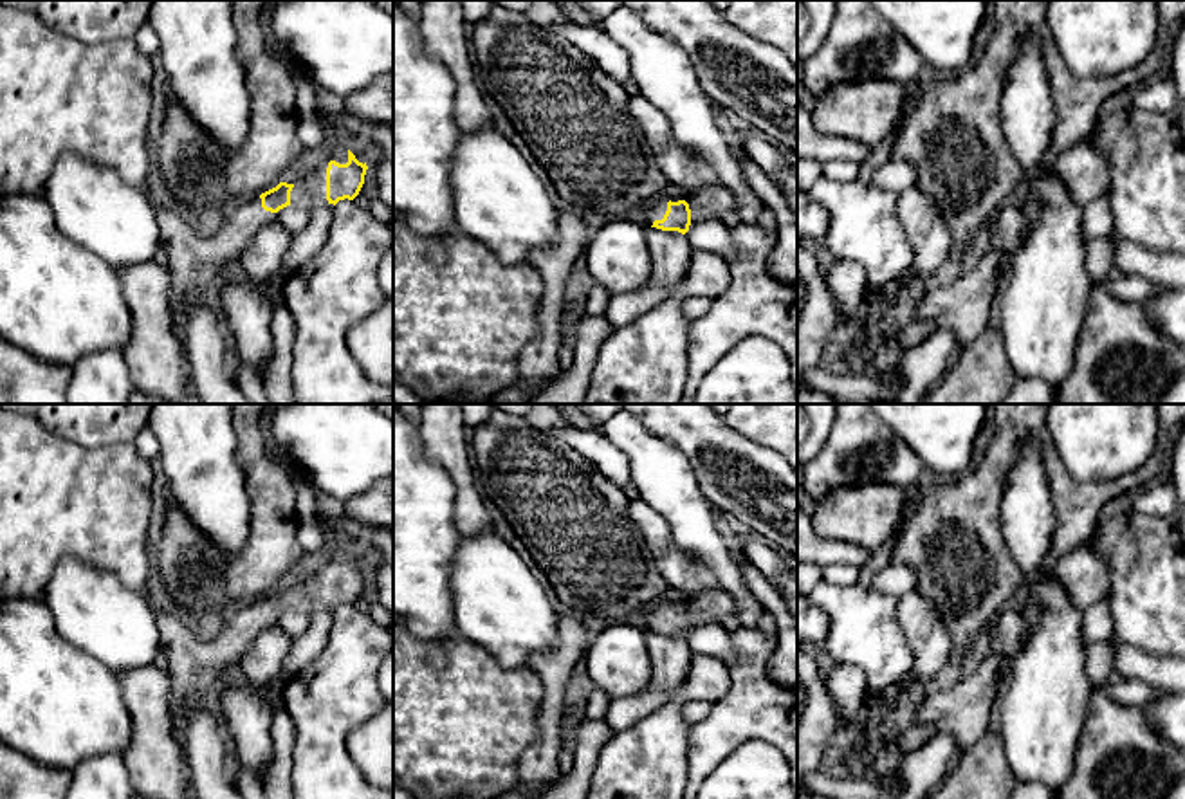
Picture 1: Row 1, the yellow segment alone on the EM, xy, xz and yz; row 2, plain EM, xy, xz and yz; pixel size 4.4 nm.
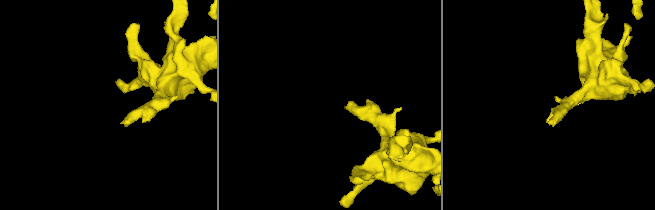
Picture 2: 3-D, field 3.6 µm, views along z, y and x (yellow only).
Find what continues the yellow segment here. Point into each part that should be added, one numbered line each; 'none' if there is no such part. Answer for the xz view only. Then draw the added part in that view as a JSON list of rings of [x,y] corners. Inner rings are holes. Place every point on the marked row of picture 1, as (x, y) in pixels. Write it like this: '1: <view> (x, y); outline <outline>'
1: xz (655, 210); outline [[[664,195],[660,198],[657,198],[655,202],[651,202],[646,209],[646,216],[649,225],[653,225],[655,220],[662,220],[666,211],[667,211],[667,202],[669,198]]]

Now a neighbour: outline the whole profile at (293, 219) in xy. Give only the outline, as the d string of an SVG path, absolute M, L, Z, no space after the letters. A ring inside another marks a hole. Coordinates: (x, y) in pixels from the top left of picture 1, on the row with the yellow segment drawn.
M287 206L276 213L276 218L290 236L296 236L308 225L310 211L303 207Z

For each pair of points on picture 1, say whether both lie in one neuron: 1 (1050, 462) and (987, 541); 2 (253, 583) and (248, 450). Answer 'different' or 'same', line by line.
1: same
2: same

